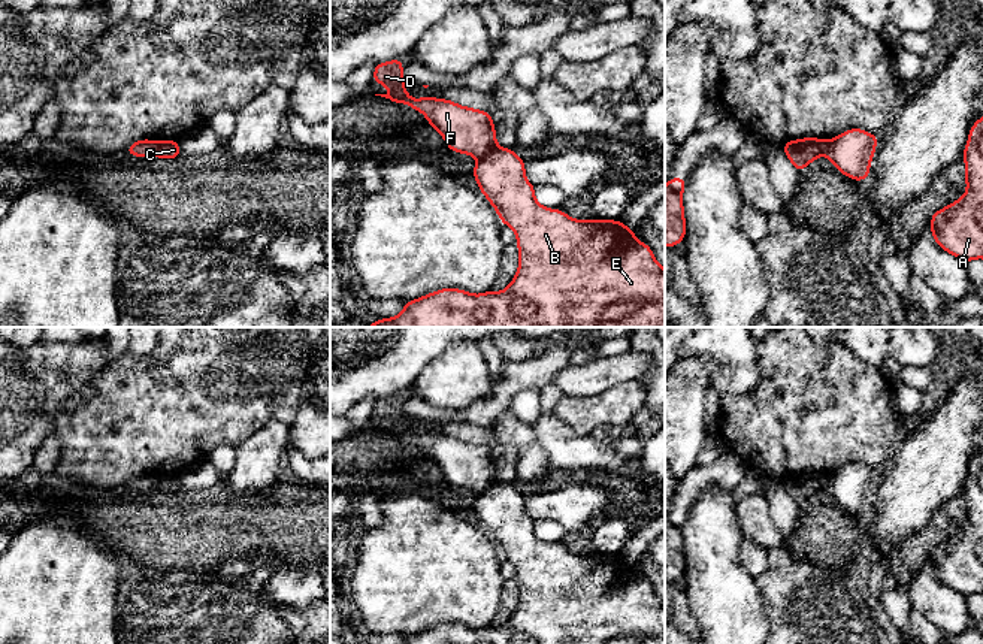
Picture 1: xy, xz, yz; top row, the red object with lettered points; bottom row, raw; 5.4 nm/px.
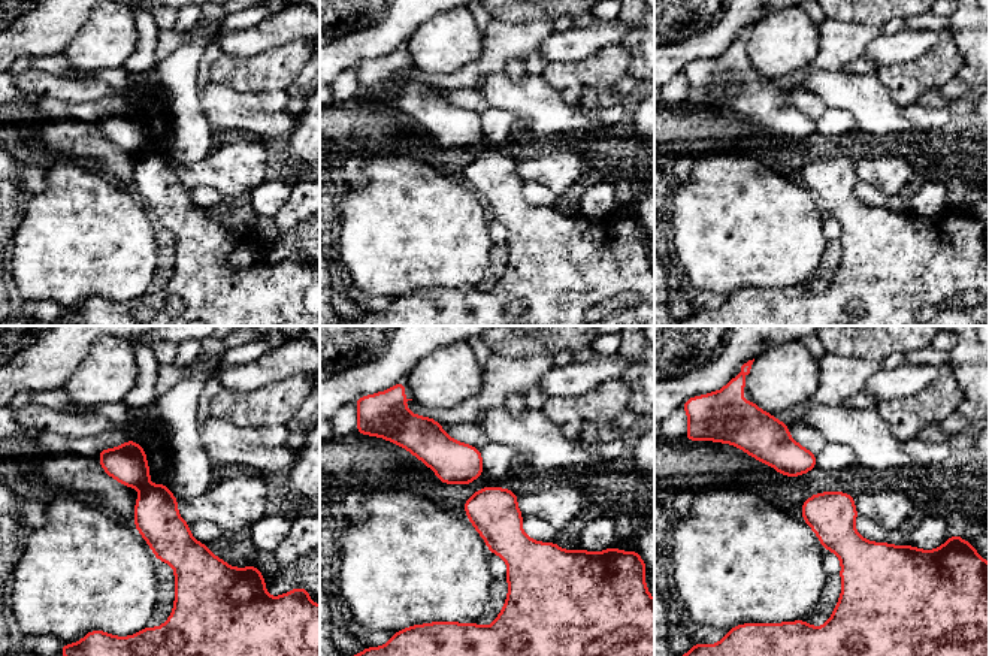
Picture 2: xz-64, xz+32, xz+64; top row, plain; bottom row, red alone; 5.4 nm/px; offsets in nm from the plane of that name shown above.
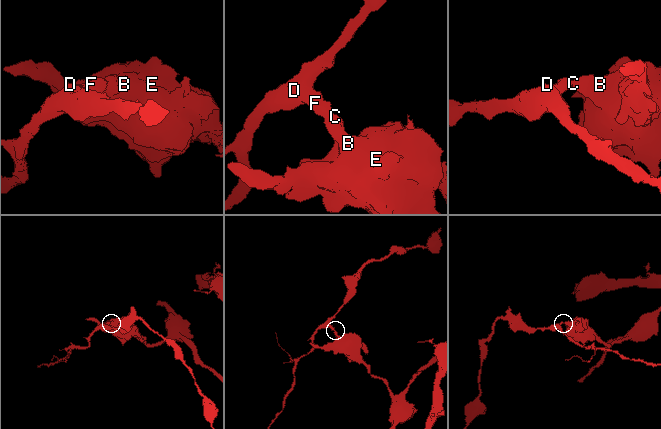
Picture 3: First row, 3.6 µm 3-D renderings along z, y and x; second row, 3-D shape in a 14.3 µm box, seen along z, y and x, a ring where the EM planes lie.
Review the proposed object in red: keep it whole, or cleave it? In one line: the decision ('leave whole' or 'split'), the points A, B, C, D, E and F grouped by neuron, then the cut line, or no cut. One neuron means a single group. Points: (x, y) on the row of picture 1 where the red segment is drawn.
split; groups A B C E / D F; cut xz (496, 144), (480, 159)

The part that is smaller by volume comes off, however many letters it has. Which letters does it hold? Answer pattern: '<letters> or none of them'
D, F

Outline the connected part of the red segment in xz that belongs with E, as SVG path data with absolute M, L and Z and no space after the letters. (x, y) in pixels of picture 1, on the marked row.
M496 145L472 170L480 191L496 209L500 223L517 235L520 263L511 284L499 293L490 290L483 294L442 288L405 302L399 315L379 318L366 327L665 327L665 269L656 261L651 248L636 241L635 230L620 220L581 221L568 217L562 209L541 206L524 169L526 163L514 149Z

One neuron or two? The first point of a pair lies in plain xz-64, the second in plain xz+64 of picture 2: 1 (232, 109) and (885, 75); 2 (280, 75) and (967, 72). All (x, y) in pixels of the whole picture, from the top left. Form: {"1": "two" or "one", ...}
{"1": "two", "2": "two"}

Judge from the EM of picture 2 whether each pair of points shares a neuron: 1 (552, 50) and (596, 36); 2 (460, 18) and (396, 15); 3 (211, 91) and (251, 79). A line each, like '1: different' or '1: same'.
1: same
2: different
3: different

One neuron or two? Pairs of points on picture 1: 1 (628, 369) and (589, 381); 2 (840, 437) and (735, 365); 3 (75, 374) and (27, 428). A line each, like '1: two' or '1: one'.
1: one
2: two
3: one

